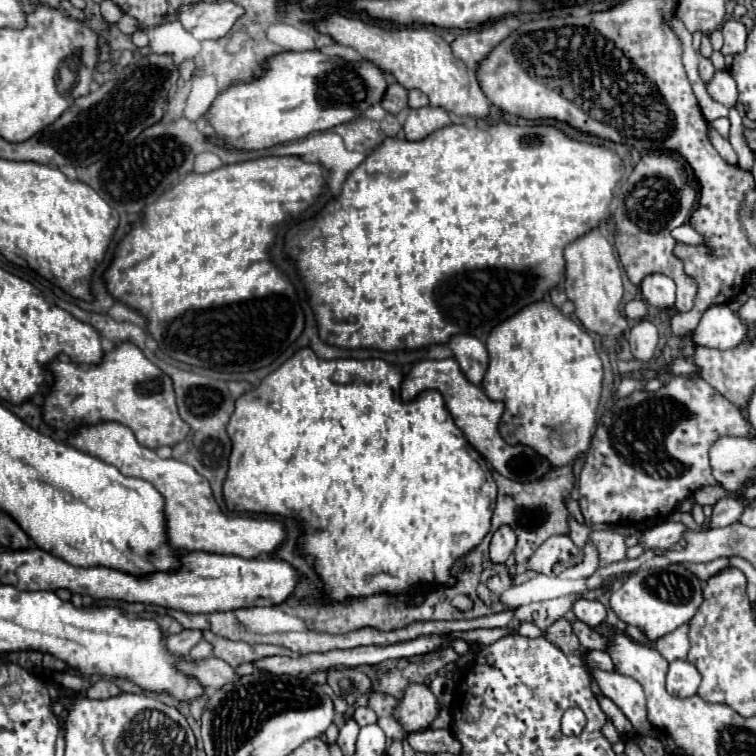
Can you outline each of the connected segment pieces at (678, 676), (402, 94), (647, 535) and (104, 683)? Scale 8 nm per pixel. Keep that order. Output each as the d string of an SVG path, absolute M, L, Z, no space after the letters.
M676 660L670 664L668 678L666 678L666 690L672 696L678 696L678 698L694 696L698 686L700 686L700 674L690 662Z
M392 82L382 98L382 108L390 114L398 114L406 106L406 100L408 100L408 90L402 88L398 82Z
M666 520L650 530L644 530L640 534L640 544L644 544L646 548L654 548L654 550L668 550L684 536L686 530L688 528L682 522Z
M100 680L100 682L94 682L92 688L86 692L88 698L92 700L104 700L104 698L110 698L110 696L116 696L120 690L114 682L108 682L108 680Z

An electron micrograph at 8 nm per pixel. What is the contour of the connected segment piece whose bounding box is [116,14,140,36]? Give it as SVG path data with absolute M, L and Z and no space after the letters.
M126 14L116 22L116 26L118 26L118 30L122 30L122 32L124 32L124 34L128 34L128 36L140 28L140 24L138 24L134 18L126 16Z

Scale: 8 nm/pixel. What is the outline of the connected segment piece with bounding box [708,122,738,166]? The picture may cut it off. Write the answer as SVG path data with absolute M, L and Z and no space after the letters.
M708 122L708 136L710 136L712 146L718 150L718 154L720 154L730 166L736 166L736 164L738 164L738 156L736 156L732 144L730 144L728 140L724 140L724 138L716 132L716 128L712 126L712 122Z

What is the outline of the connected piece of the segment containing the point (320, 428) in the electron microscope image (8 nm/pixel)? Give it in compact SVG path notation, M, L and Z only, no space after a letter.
M302 348L298 350L292 358L288 358L278 370L274 370L272 374L268 374L254 390L246 392L244 396L240 396L236 400L236 410L232 412L230 416L230 422L228 422L228 436L232 440L232 452L230 452L230 466L228 466L228 474L226 474L226 480L224 480L224 502L226 502L226 508L228 512L256 512L256 514L274 514L274 516L282 516L282 518L294 518L298 520L304 536L302 536L302 542L300 542L300 556L308 558L312 556L314 558L314 572L318 574L318 578L322 580L324 584L324 592L322 592L322 600L324 604L338 604L338 602L344 602L346 598L364 598L364 596L374 596L376 592L388 592L388 596L400 596L404 592L412 592L412 596L416 596L416 600L412 600L414 604L420 604L420 596L424 596L424 590L420 586L432 586L432 584L456 584L456 578L452 576L452 566L456 560L460 560L460 556L466 556L468 552L472 552L472 548L476 548L482 538L488 534L490 530L490 518L492 518L492 510L494 510L494 504L496 504L496 482L484 462L484 458L468 444L468 440L464 438L464 434L456 428L456 424L452 422L452 416L448 414L448 410L444 408L444 400L442 400L442 394L436 392L436 390L428 390L428 392L422 392L416 400L408 402L408 404L402 404L400 402L400 382L402 382L402 374L400 370L396 370L394 366L386 364L384 360L322 360L318 358L310 348Z

